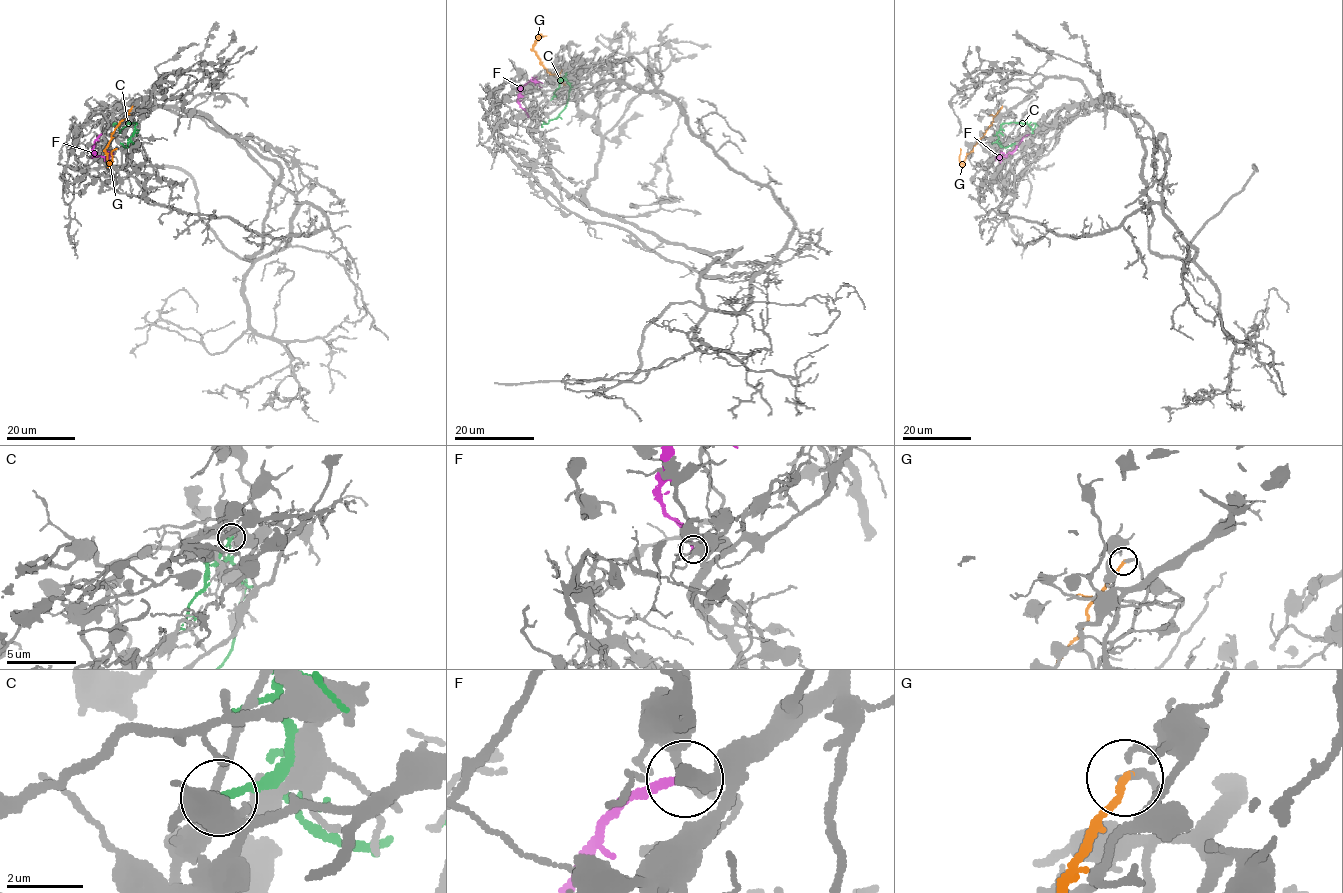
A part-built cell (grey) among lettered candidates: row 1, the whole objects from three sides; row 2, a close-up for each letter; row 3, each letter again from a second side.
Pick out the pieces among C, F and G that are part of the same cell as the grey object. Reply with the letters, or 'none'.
G

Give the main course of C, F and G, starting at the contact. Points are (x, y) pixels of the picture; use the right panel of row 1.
C: (992, 143), (998, 139), (997, 133), (1004, 123), (1026, 123), (1032, 130), (1034, 124), (1038, 125)
F: (1029, 134), (1013, 150), (999, 156), (1001, 152), (1004, 153)
G: (1002, 107), (964, 164), (959, 160), (960, 148)

